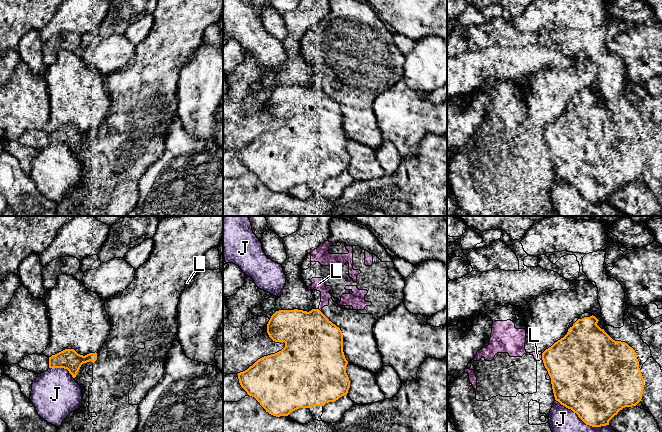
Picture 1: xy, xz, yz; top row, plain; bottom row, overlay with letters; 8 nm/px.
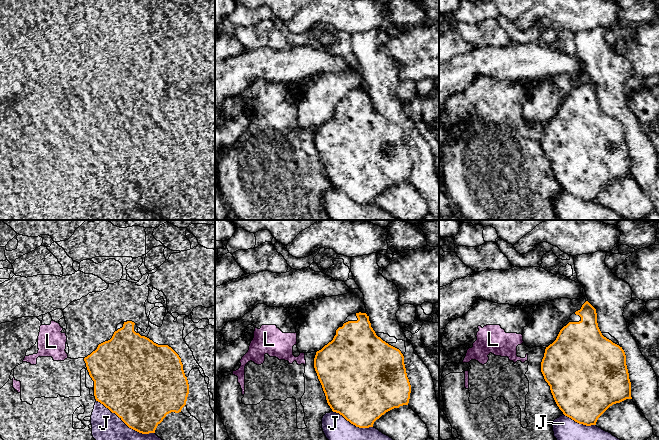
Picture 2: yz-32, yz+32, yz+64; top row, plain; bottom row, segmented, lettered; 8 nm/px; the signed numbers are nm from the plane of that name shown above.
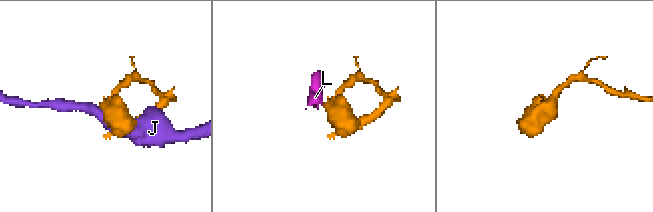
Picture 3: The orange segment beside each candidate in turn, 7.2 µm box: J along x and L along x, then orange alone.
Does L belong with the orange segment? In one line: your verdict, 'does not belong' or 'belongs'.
does not belong

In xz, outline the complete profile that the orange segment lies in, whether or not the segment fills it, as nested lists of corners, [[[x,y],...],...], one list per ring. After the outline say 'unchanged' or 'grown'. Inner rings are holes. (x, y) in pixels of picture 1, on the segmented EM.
[[[298,309],[276,311],[271,316],[267,324],[267,333],[273,341],[284,342],[285,347],[275,354],[264,356],[258,359],[247,370],[237,374],[241,387],[247,392],[249,396],[254,397],[260,403],[260,405],[266,410],[266,412],[276,417],[288,416],[291,412],[299,408],[324,406],[326,403],[334,402],[338,400],[340,397],[347,395],[348,390],[350,388],[350,380],[346,373],[346,366],[348,364],[348,361],[346,360],[343,352],[343,333],[340,330],[340,328],[333,324],[319,309],[312,309],[309,312]]]; unchanged

